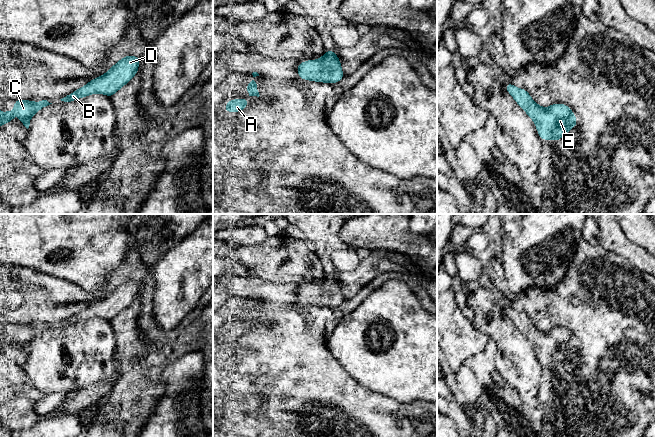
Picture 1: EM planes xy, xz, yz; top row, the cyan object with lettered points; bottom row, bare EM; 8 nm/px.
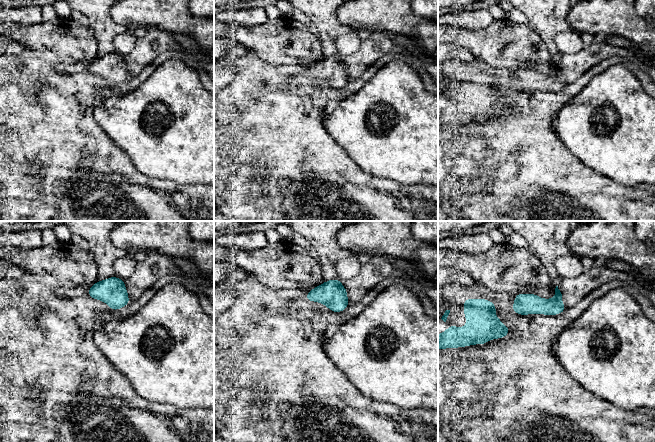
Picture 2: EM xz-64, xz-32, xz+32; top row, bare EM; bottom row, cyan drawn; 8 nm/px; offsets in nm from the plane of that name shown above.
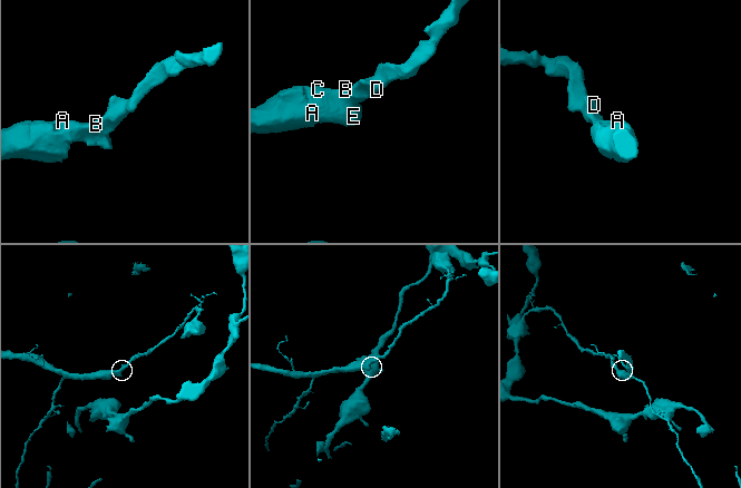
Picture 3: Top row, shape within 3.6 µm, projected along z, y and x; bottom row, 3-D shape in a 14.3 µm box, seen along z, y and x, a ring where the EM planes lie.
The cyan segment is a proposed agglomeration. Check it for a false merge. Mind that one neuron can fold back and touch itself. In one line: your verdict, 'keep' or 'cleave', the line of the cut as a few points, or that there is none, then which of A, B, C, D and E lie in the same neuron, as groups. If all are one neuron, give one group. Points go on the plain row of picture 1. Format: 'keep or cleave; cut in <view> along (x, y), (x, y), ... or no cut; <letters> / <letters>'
keep; no cut; A B C D E

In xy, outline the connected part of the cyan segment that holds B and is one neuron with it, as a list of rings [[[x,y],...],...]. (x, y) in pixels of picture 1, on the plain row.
[[[126,279],[114,288],[105,298],[90,304],[66,321],[60,323],[71,326],[92,318],[104,318],[111,322],[138,297],[140,281]]]

